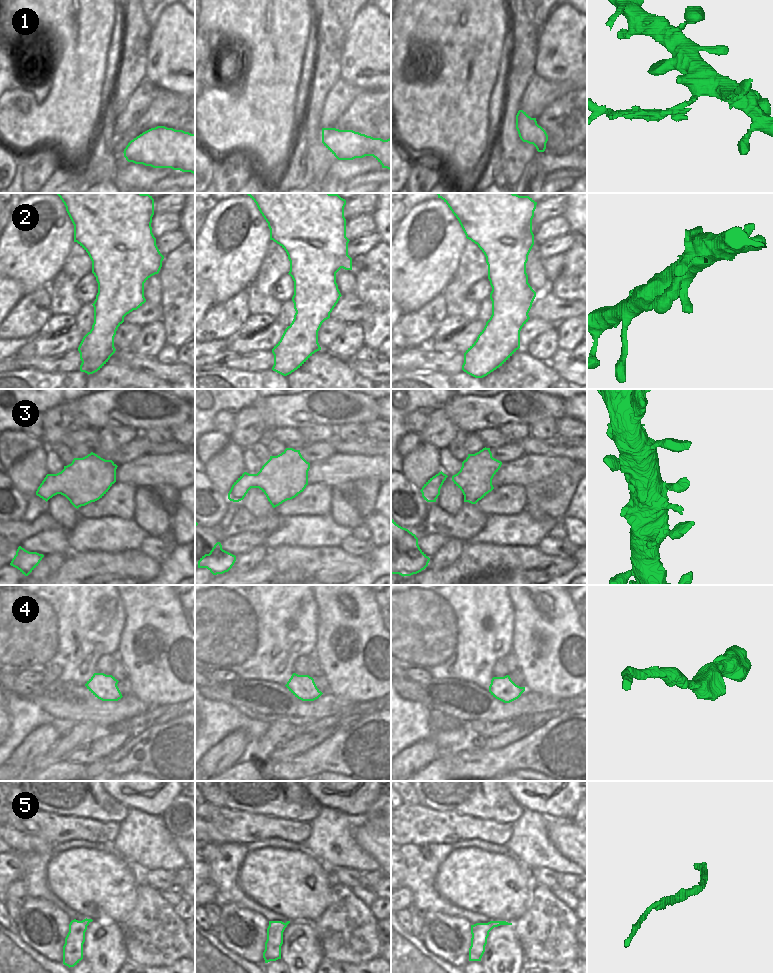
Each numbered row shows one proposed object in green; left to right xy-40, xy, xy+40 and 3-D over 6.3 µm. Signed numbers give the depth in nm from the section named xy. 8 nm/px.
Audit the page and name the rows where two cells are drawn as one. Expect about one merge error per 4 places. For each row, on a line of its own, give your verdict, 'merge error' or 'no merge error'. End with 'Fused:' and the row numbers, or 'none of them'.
1: merge error
2: no merge error
3: no merge error
4: no merge error
5: no merge error
Fused: 1

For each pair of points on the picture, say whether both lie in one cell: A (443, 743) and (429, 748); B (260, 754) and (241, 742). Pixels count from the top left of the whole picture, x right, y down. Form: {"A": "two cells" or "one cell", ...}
{"A": "two cells", "B": "two cells"}

